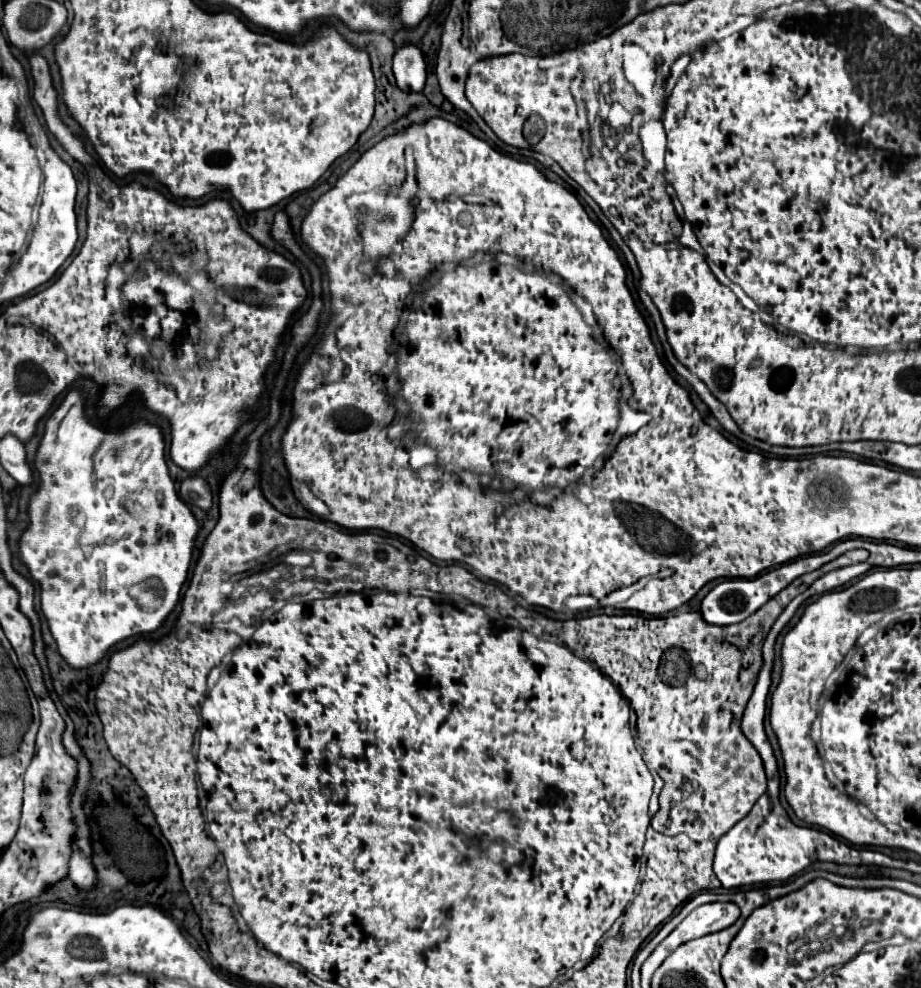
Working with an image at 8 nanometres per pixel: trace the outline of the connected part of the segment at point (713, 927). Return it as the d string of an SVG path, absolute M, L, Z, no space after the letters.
M707 903L701 905L697 909L693 909L671 933L669 937L665 937L657 949L651 953L649 961L651 963L661 963L671 951L675 951L679 945L709 935L709 933L717 933L721 929L731 927L737 919L739 919L741 911L735 903Z

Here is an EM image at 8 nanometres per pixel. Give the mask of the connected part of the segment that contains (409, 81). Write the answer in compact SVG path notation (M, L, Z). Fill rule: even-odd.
M405 45L397 49L397 55L393 57L393 73L401 91L421 93L427 81L427 69L421 49L415 45Z

